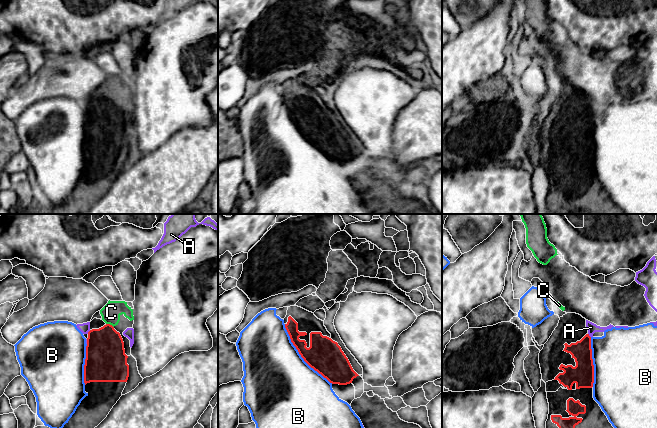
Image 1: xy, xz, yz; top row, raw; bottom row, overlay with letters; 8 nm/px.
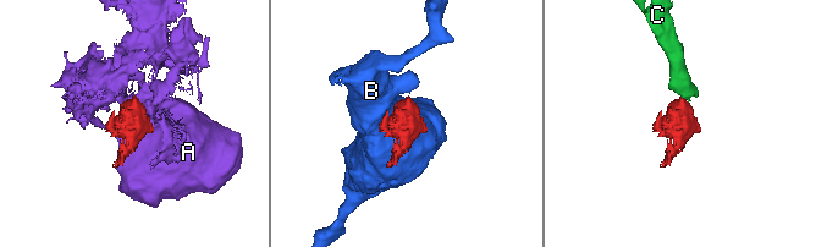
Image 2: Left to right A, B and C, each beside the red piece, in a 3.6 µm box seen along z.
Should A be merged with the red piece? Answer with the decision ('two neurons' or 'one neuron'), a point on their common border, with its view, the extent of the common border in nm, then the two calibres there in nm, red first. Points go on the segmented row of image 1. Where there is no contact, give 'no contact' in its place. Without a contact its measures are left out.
two neurons; meets red in xy at (88, 332); contact 40 nm long; 320 nm thick on the red side, 80 nm on the other

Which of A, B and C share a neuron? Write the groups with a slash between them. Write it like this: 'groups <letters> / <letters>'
groups A / B / C

